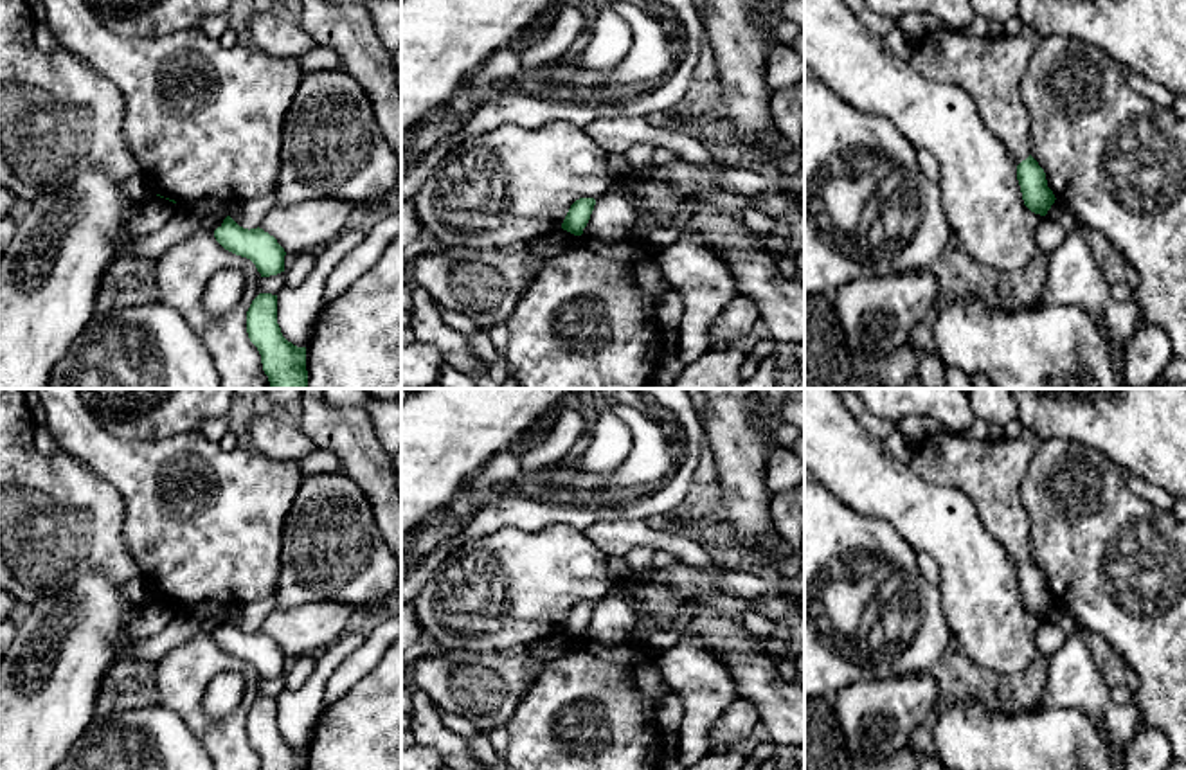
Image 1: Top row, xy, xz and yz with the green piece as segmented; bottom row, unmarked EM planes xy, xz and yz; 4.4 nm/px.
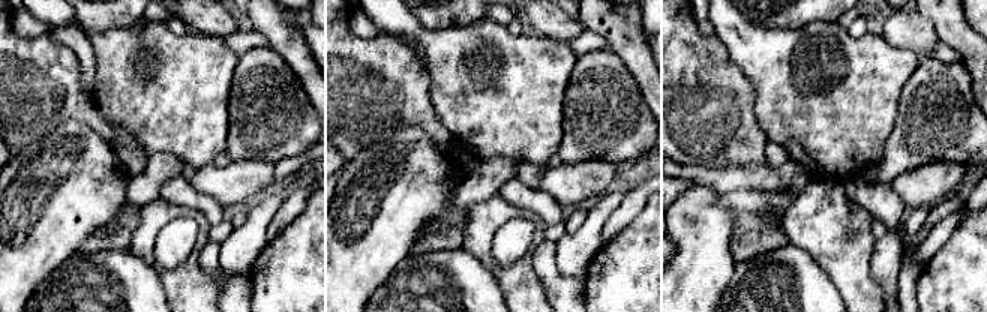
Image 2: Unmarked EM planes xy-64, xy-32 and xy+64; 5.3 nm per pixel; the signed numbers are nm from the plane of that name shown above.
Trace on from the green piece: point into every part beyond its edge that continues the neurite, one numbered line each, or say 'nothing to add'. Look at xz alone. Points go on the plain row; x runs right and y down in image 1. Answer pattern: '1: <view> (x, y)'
nothing to add

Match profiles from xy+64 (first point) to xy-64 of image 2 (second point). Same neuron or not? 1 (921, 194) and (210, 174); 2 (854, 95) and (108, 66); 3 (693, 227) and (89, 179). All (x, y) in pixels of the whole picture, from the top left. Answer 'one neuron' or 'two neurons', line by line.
1: one neuron
2: one neuron
3: one neuron

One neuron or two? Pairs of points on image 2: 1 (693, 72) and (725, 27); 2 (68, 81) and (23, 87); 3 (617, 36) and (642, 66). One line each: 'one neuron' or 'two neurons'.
1: two neurons
2: one neuron
3: one neuron

